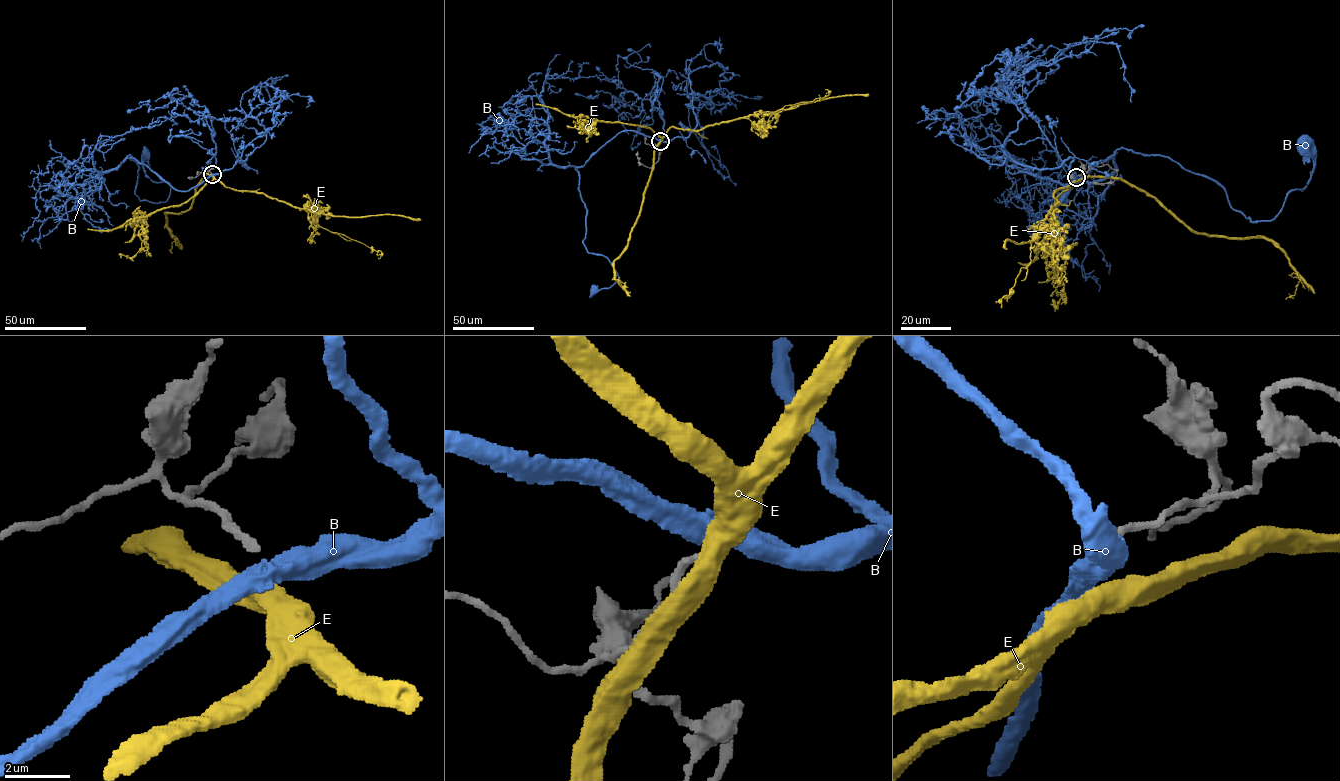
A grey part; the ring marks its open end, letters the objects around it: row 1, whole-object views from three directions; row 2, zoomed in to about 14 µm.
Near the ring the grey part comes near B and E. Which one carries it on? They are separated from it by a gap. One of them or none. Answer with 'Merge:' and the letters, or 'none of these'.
Merge: B

